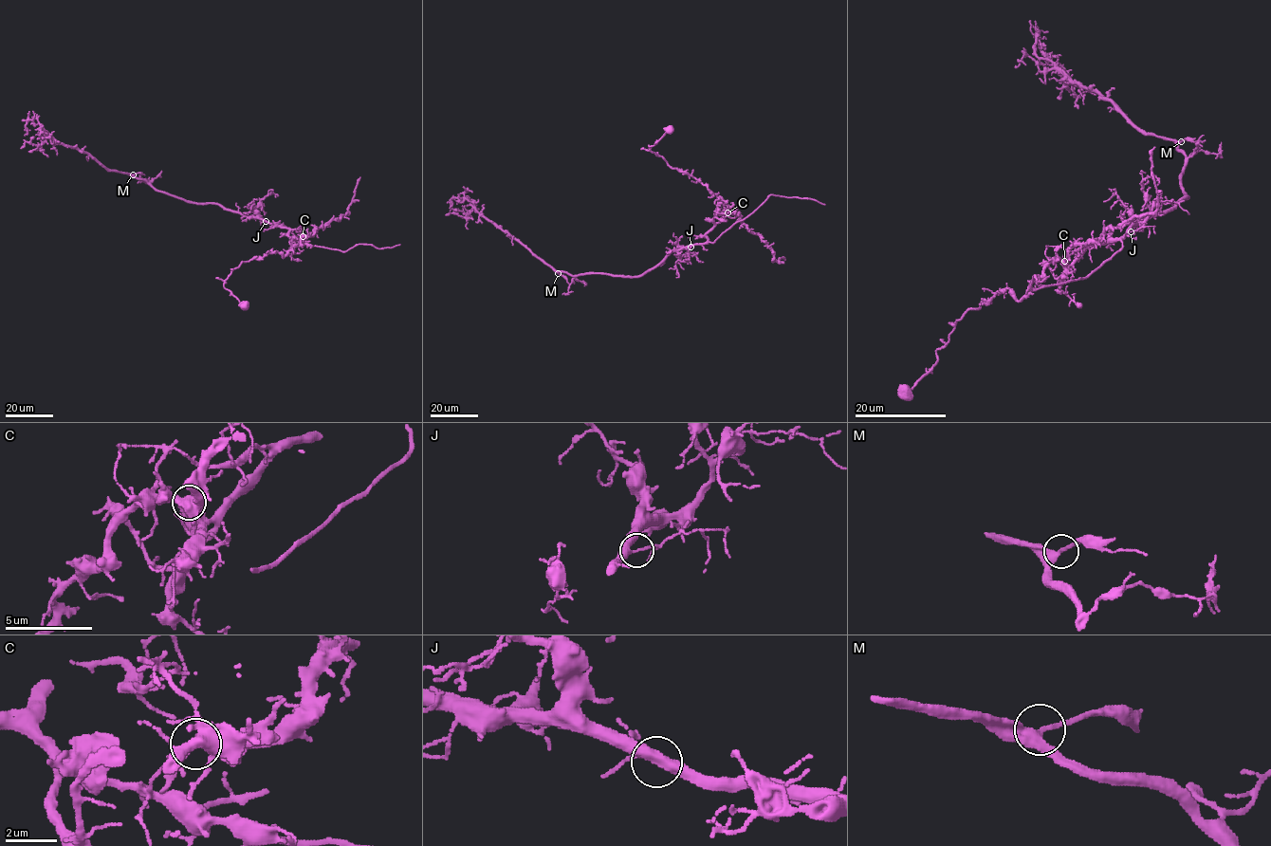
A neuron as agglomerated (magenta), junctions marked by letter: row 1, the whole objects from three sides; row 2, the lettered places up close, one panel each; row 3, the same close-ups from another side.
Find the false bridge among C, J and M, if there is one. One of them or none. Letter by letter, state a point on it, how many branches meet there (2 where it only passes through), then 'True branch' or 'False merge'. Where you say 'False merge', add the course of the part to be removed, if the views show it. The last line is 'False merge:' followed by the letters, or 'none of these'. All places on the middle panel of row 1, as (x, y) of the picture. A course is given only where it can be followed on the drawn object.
C: Place: (727, 212). Branches: 3. False merge. Course of the part to remove: (727, 212), (726, 202), (706, 186), (684, 172), (672, 168), (650, 150), (649, 145), (653, 145), (672, 127)
J: Place: (690, 247). Branches: 3. True branch
M: Place: (558, 273). Branches: 3. True branch
False merge: C

